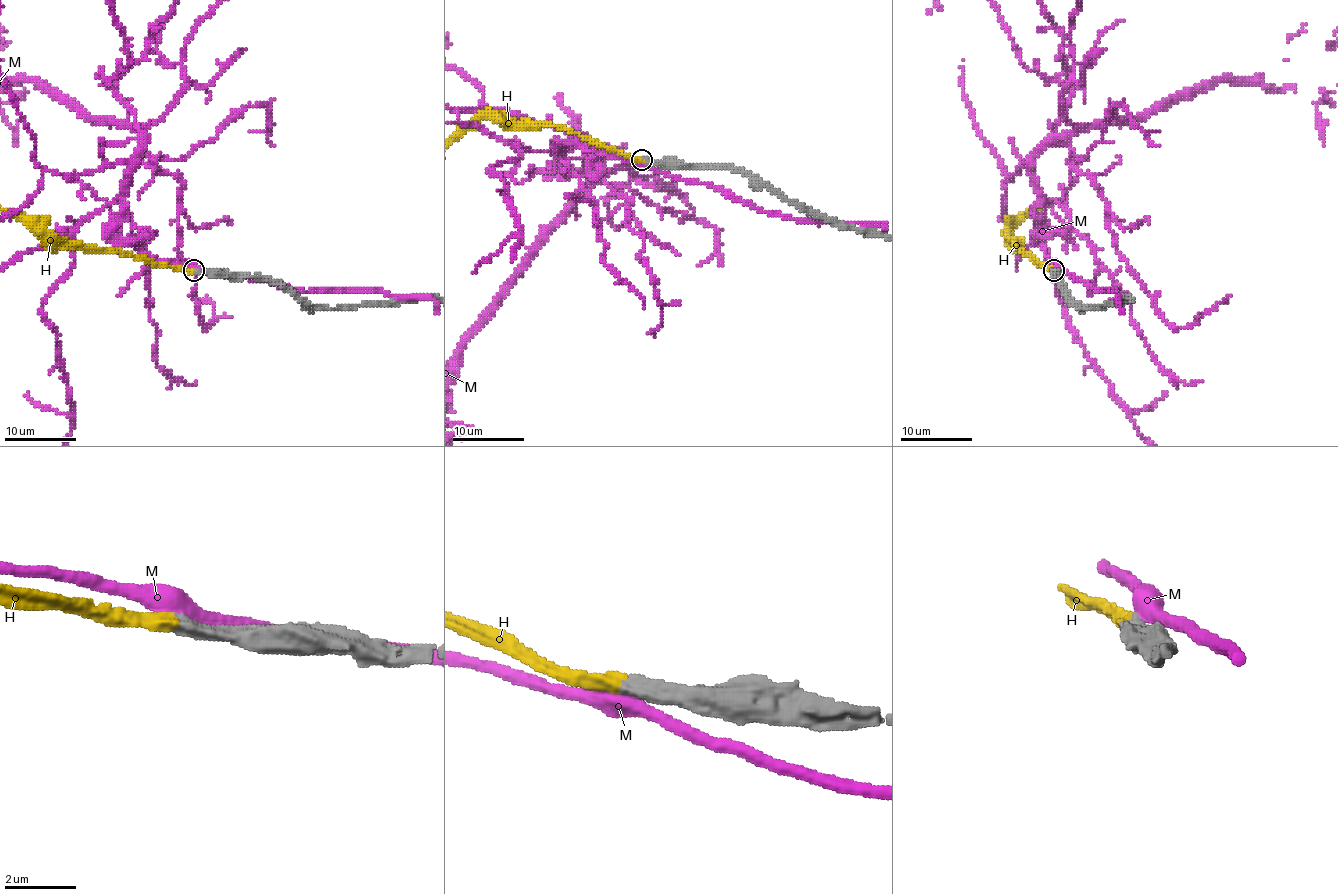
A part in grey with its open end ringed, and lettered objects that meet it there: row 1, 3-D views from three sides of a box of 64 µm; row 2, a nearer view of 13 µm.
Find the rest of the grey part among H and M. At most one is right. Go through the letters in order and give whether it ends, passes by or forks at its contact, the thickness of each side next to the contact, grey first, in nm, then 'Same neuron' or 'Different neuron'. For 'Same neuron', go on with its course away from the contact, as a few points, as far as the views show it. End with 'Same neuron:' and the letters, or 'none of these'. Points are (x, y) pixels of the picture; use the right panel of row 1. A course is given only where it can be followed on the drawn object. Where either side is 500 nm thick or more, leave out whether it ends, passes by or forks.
H: It ends there. Thickness 440 nm (grey) against 400 nm. Same neuron
M: It passes by. Thickness 480 nm (grey) against 480 nm. Different neuron
Same neuron: H

